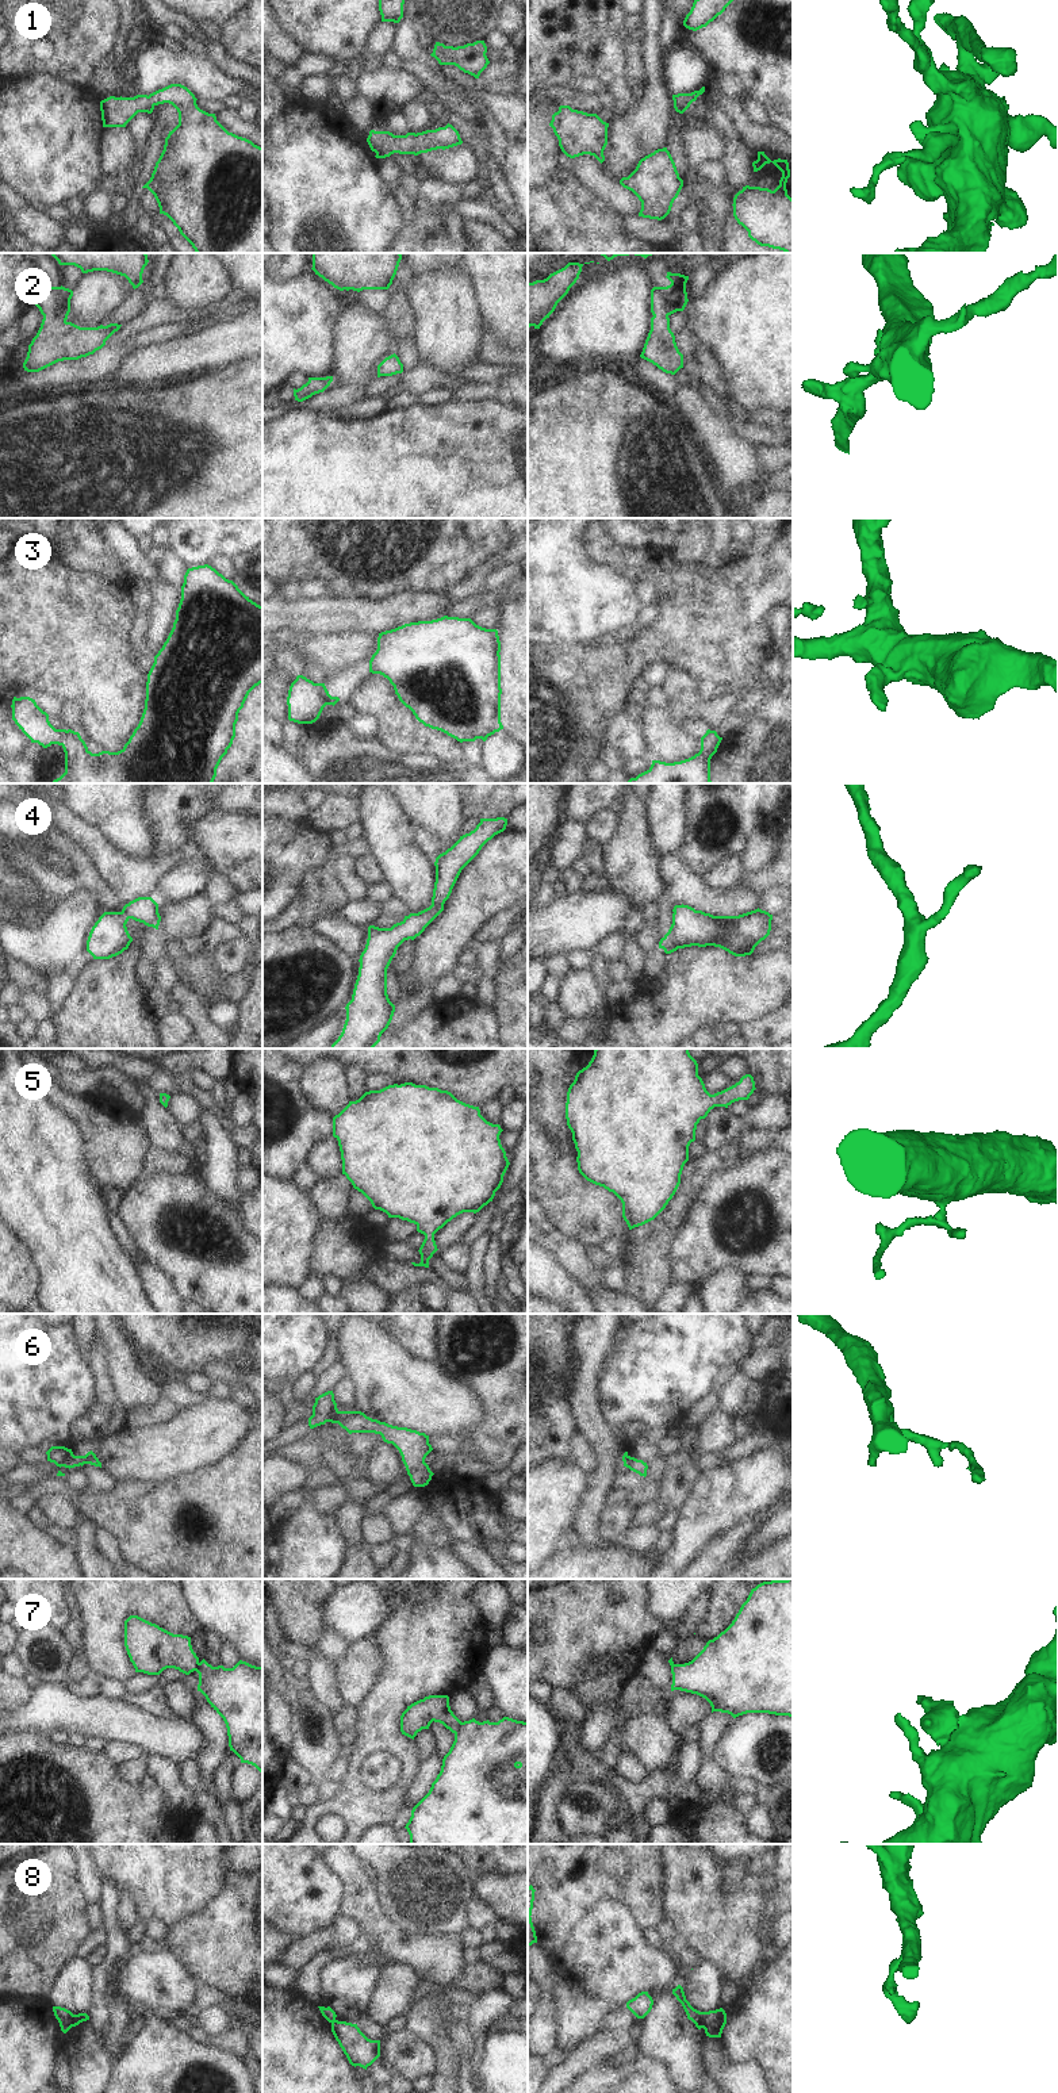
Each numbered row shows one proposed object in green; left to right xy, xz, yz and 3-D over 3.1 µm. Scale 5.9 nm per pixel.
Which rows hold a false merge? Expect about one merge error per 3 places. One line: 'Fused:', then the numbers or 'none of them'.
Fused: 6, 7, 8

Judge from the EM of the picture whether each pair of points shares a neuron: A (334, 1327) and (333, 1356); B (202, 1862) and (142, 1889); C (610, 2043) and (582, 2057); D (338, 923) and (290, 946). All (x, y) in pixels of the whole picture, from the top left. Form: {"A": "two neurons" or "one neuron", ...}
{"A": "one neuron", "B": "one neuron", "C": "one neuron", "D": "two neurons"}

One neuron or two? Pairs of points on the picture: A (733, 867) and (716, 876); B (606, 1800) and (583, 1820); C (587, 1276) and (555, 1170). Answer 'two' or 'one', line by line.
A: one
B: one
C: two

